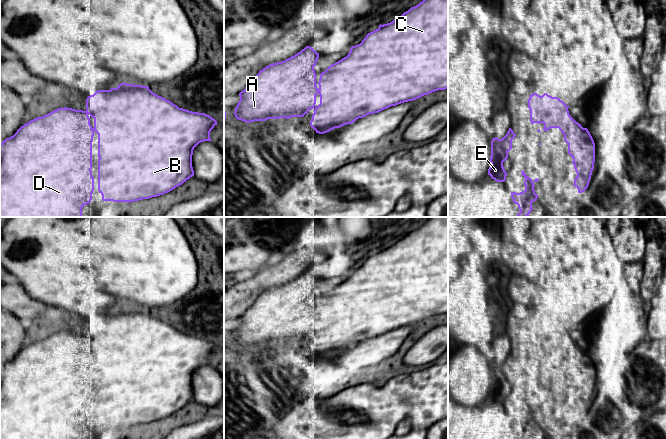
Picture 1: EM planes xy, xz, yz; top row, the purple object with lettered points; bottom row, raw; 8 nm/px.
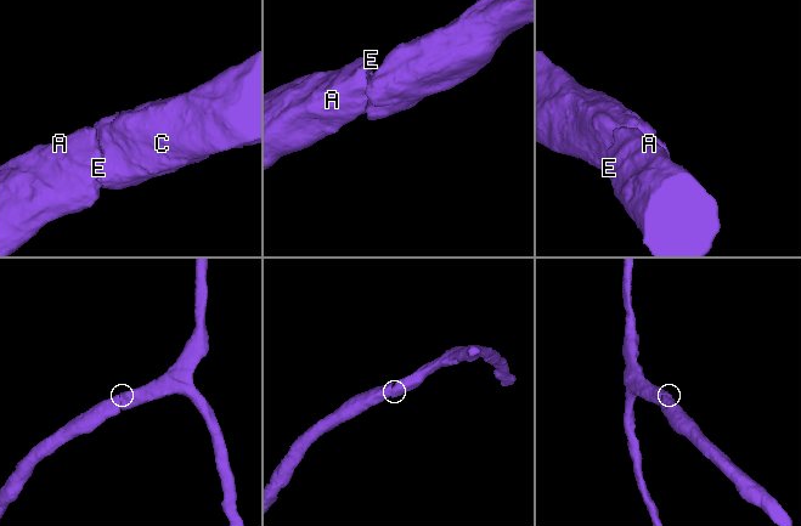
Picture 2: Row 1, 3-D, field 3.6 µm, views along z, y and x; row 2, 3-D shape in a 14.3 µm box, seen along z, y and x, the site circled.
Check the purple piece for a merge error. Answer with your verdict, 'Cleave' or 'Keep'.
Keep

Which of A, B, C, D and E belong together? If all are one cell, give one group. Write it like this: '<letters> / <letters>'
A B C D E

